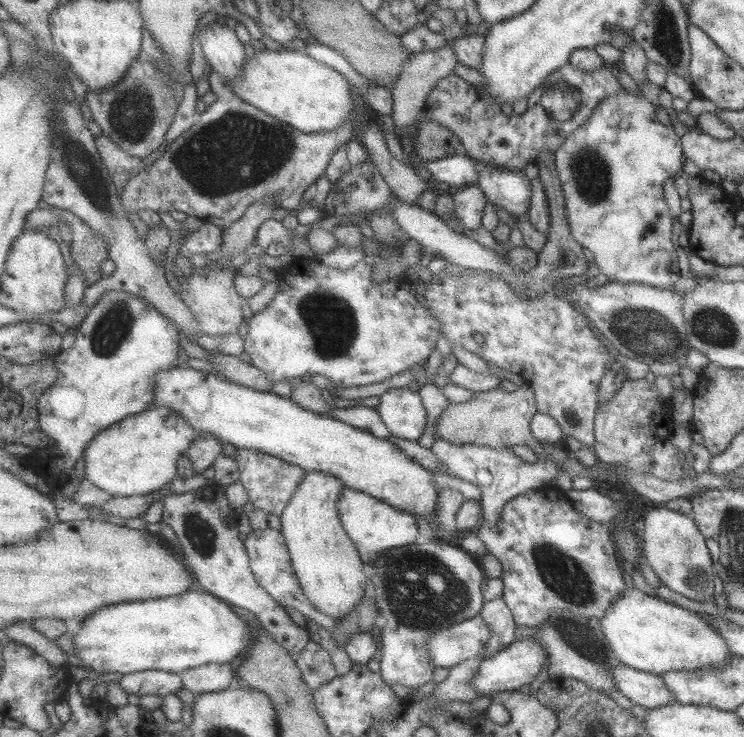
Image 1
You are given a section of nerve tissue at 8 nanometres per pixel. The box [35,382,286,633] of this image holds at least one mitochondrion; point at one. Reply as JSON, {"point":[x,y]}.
{"point":[200,534]}

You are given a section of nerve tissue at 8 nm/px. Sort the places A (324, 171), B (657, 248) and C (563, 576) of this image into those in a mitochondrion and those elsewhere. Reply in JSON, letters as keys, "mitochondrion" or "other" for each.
{"A":"other","B":"other","C":"mitochondrion"}

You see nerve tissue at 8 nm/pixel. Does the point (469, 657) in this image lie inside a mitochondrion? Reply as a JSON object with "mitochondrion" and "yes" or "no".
{"mitochondrion":"no"}

